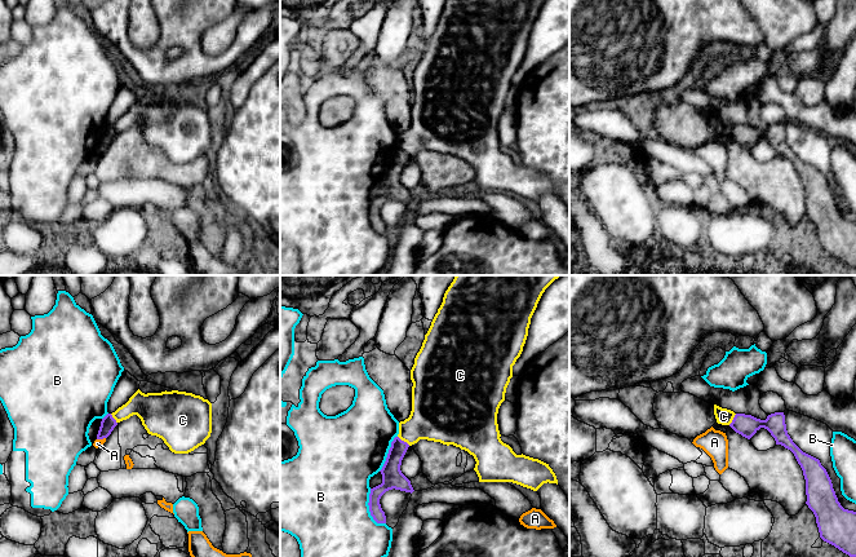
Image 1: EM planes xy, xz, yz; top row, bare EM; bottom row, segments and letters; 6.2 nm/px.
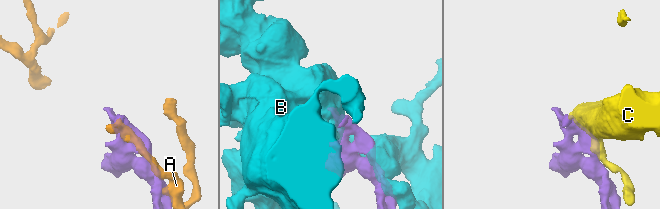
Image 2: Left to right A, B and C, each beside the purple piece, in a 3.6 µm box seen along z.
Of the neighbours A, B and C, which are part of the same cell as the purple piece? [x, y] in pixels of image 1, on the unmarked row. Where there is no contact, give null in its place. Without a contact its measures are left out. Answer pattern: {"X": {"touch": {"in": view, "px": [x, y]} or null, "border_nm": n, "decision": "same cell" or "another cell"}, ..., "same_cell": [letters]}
{"A": {"touch": {"in": "xy", "px": [101, 149]}, "border_nm": 60, "decision": "another cell"}, "B": {"touch": {"in": "xz", "px": [369, 220]}, "border_nm": 240, "decision": "another cell"}, "C": {"touch": {"in": "xz", "px": [403, 151]}, "border_nm": 100, "decision": "another cell"}, "same_cell": []}

